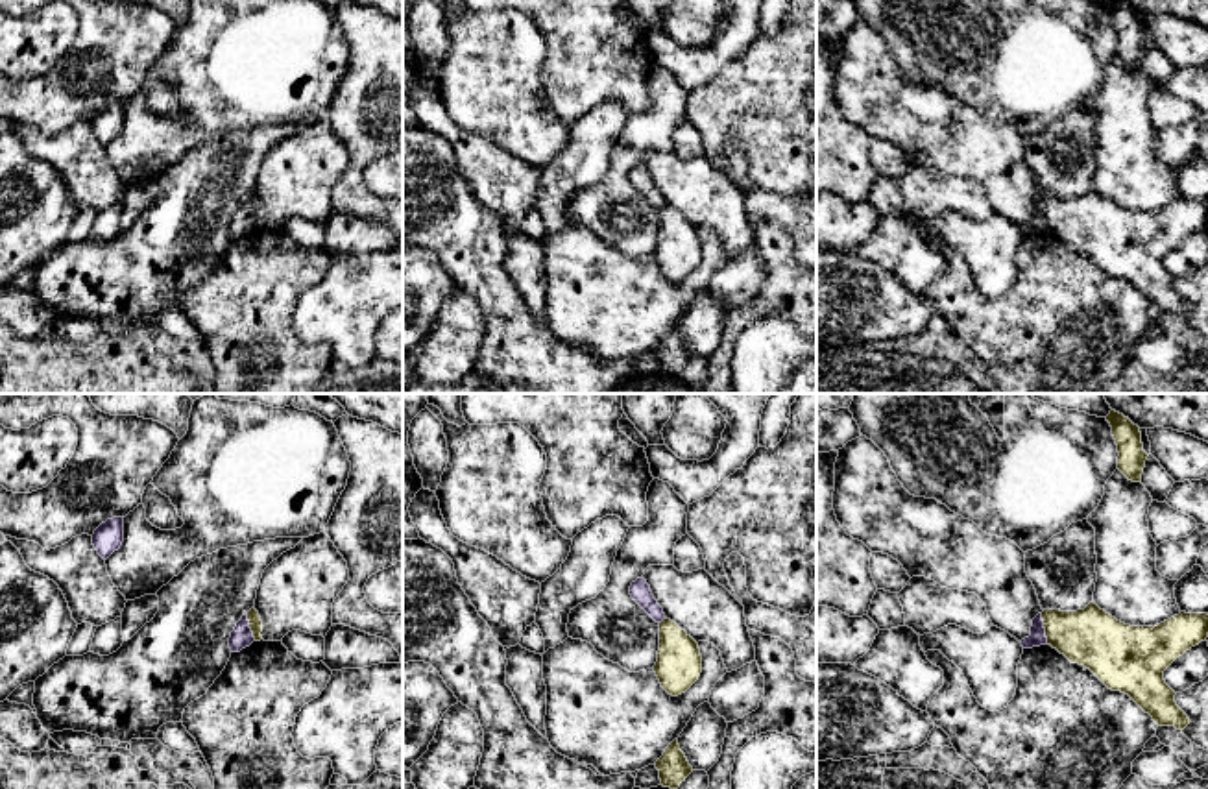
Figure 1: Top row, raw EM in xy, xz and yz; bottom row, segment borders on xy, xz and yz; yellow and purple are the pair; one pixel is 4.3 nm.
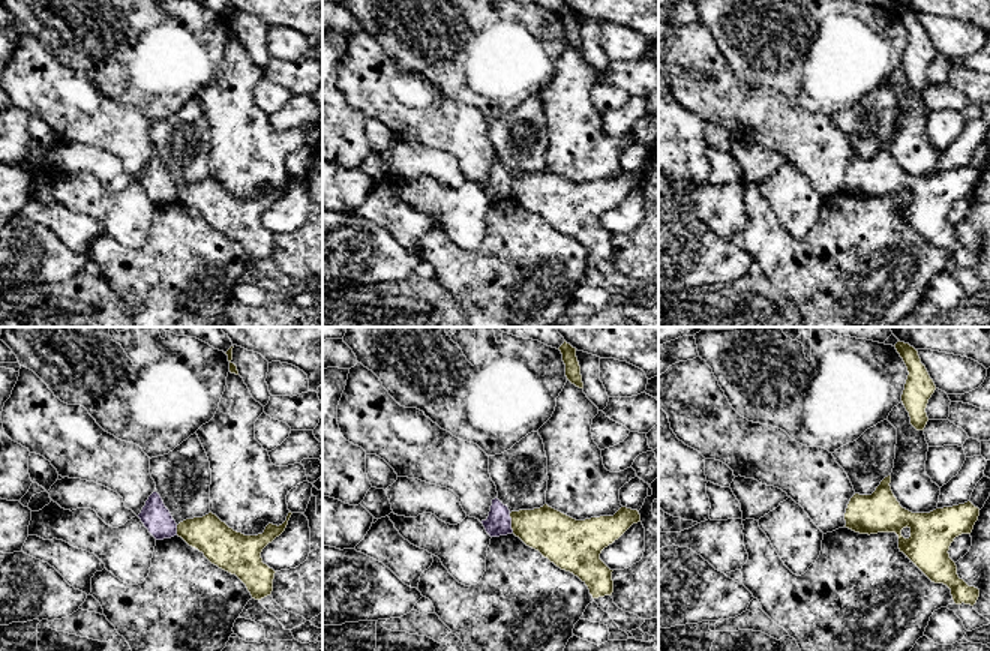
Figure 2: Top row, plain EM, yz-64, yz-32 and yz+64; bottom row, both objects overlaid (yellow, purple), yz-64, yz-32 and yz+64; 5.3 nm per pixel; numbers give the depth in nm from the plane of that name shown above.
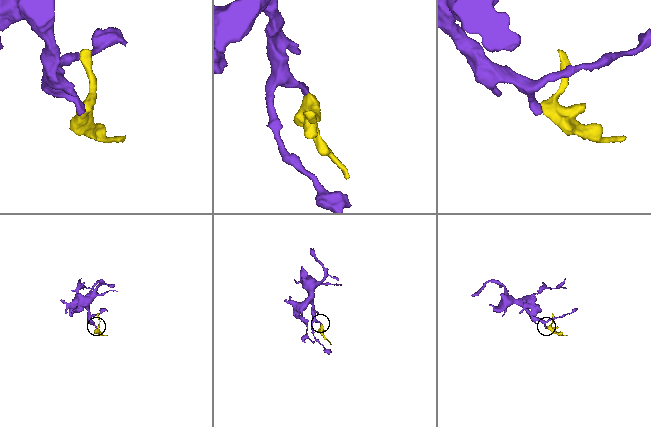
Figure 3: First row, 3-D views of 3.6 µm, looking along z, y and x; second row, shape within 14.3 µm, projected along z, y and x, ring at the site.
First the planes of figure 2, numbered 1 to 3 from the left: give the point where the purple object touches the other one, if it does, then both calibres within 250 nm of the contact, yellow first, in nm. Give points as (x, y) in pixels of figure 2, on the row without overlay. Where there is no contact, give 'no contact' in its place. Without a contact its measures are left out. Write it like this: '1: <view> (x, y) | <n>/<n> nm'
1: yz-64 (177, 194) | 220/160 nm
2: yz-32 (512, 186) | 240/140 nm
3: no contact

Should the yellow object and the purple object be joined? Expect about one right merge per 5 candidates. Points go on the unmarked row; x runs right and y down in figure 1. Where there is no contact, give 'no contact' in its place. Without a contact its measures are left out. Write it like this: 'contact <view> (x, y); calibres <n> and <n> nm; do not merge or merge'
contact yz (1044, 213); calibres 260 and 70 nm; do not merge

